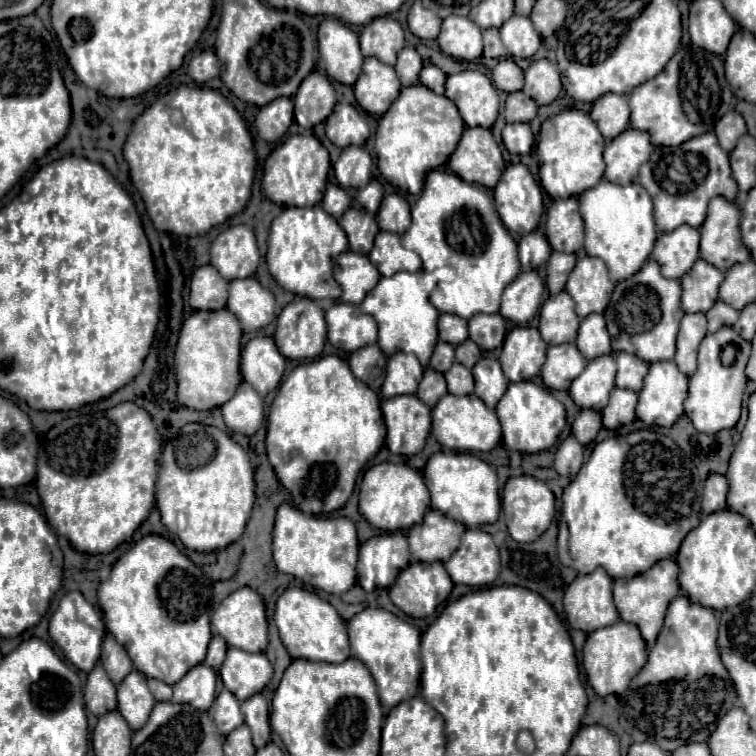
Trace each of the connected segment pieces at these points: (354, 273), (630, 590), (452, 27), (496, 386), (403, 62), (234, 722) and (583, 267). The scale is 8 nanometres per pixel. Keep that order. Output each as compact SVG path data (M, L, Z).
M348 250L334 258L334 280L342 290L338 302L360 304L362 296L366 296L366 292L378 284L380 272L374 268L374 264L370 264L368 256Z
M668 558L654 564L650 572L642 572L630 580L614 580L614 604L618 608L618 614L624 622L638 626L648 648L652 648L656 642L656 636L664 624L664 616L666 616L670 600L680 594L678 574L680 574L678 564L672 558Z
M448 16L438 36L440 50L456 60L472 62L482 54L482 32L470 18Z
M480 358L478 364L472 368L474 382L476 382L476 396L484 400L488 408L494 408L502 394L508 388L508 380L500 370L500 364L496 358Z
M404 48L398 54L398 62L396 62L396 72L402 80L402 86L410 86L410 84L418 84L418 72L422 70L422 58L414 48Z
M222 690L214 700L214 722L222 734L230 734L234 728L244 724L240 702L230 690Z
M580 256L566 282L566 292L576 302L578 316L586 318L592 312L604 312L612 290L614 284L604 274L604 262L594 256Z

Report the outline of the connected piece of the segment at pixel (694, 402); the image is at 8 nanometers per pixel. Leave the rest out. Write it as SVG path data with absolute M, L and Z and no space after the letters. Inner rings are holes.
M724 326L714 334L706 334L704 340L700 342L700 352L698 352L698 370L688 378L690 388L688 388L688 398L684 402L684 412L692 420L694 428L704 434L716 434L724 428L734 428L734 424L740 418L740 408L742 408L742 396L746 388L746 374L744 366L748 360L750 344L742 340L732 326ZM728 344L738 346L736 362L730 366L722 366L722 350Z

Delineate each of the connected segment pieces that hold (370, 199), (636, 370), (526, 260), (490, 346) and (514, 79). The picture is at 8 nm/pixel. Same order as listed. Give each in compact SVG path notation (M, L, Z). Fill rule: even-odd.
M372 180L366 188L358 190L358 194L356 194L356 202L358 202L366 212L376 214L382 196L384 196L384 188L382 188L382 184L380 184L378 180Z
M618 352L618 354L614 354L614 358L618 364L616 386L640 392L644 376L648 372L648 364L644 360L638 360L638 356L628 354L628 352Z
M530 232L522 236L518 242L518 256L520 256L522 270L536 270L550 258L550 254L552 254L552 248L544 234Z
M476 314L468 320L468 334L482 350L494 350L506 336L506 320L498 314Z
M500 60L492 70L492 82L498 90L518 92L524 86L524 72L512 60Z

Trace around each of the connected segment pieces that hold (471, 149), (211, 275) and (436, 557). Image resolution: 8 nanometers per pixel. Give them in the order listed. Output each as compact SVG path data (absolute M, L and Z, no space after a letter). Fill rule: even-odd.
M466 128L448 166L468 184L494 188L504 172L504 158L490 130Z
M210 264L200 266L190 282L190 306L194 310L220 310L226 306L228 300L228 280L224 280L222 276L218 276L218 270Z
M428 510L424 520L406 534L412 558L420 562L446 562L459 548L464 530L464 524L458 524L444 512Z

